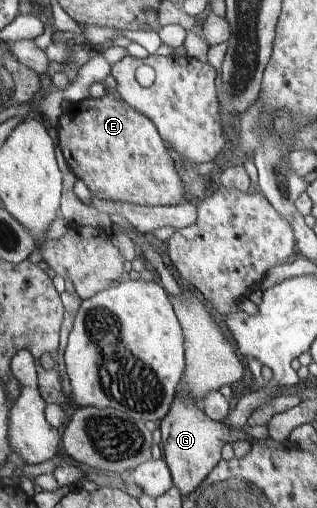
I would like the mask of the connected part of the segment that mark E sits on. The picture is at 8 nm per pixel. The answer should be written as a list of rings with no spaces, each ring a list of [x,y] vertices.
[[[109,88],[108,94],[102,98],[90,96],[71,104],[60,117],[57,132],[61,149],[73,174],[89,186],[94,196],[111,200],[117,206],[125,202],[143,207],[180,205],[184,202],[184,183],[156,123],[124,101],[118,90]]]

